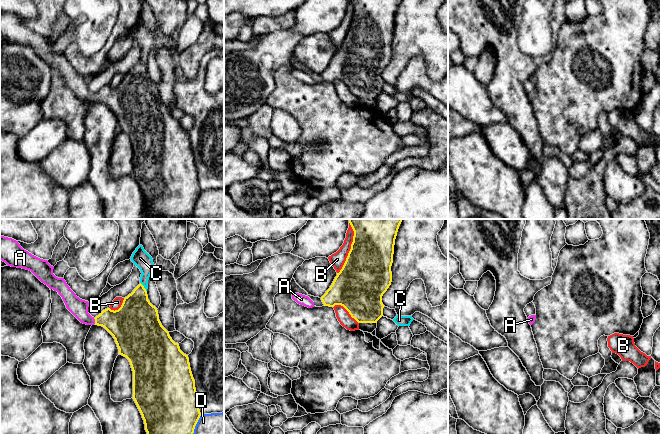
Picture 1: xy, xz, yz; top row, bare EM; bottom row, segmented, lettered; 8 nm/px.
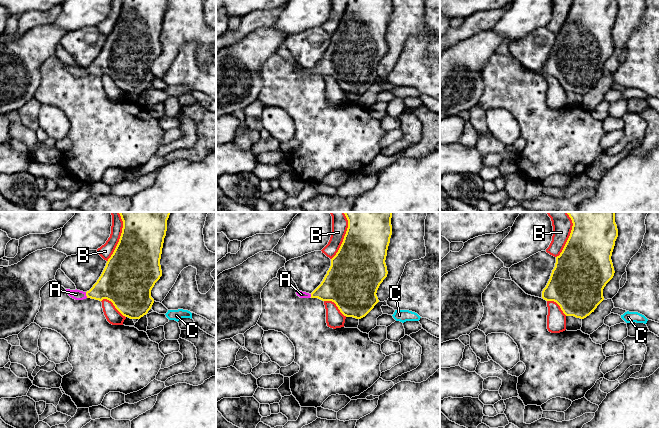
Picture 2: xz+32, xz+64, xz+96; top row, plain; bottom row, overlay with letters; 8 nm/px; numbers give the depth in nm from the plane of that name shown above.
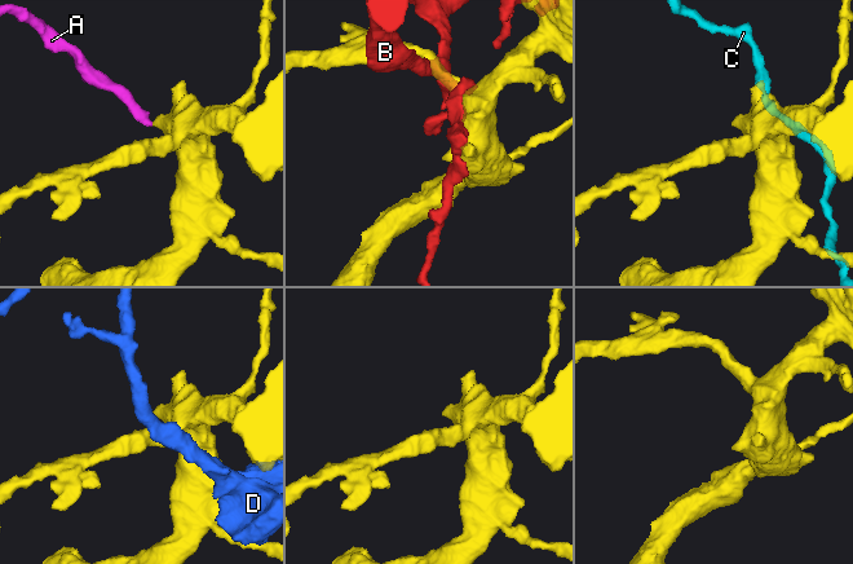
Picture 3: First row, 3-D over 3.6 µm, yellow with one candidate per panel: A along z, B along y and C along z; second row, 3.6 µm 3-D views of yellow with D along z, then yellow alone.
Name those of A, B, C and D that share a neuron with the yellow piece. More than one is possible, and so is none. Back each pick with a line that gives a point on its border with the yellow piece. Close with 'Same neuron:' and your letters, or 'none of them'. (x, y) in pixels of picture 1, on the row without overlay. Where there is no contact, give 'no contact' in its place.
A: xy (95, 97)
Same neuron: A

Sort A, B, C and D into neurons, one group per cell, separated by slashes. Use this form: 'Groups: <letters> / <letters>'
Groups: A / B / C / D

